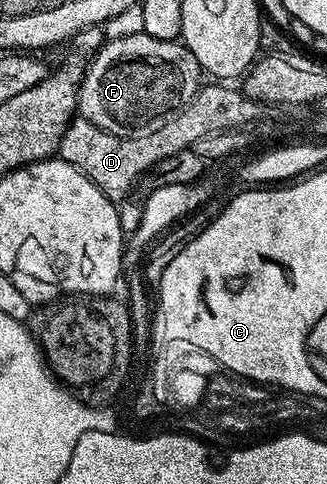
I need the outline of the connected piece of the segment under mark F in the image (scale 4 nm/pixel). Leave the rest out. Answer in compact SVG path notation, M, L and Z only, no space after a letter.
M144 31L107 41L91 60L86 79L79 86L78 112L83 119L115 136L145 136L158 130L169 116L185 108L202 87L200 63L183 43L150 38Z

